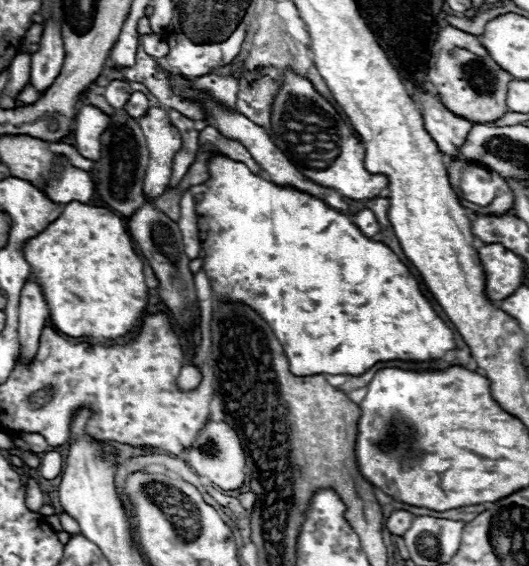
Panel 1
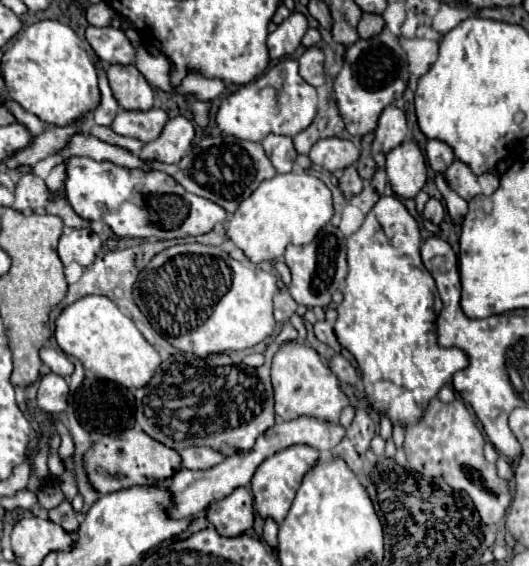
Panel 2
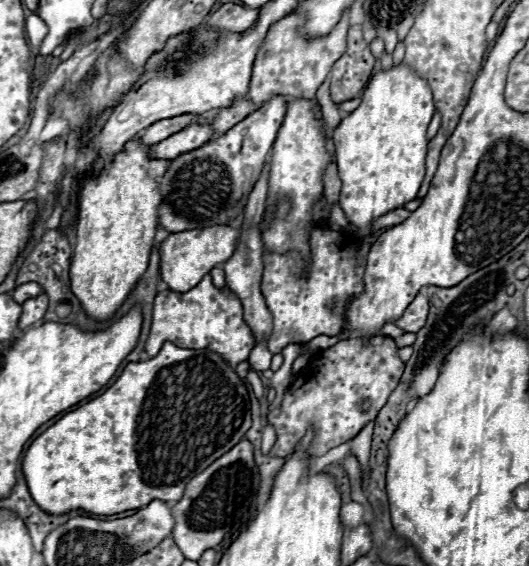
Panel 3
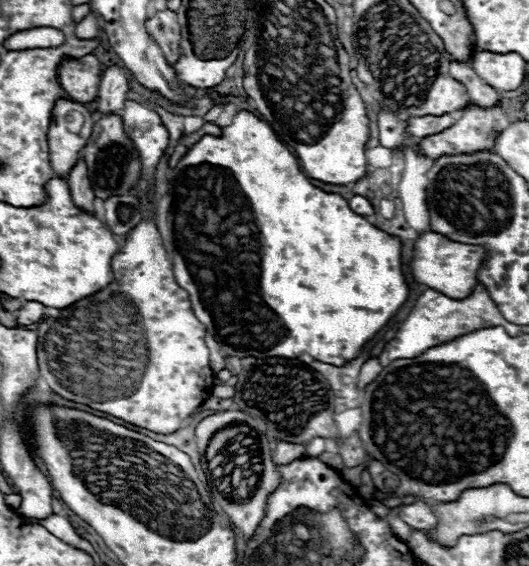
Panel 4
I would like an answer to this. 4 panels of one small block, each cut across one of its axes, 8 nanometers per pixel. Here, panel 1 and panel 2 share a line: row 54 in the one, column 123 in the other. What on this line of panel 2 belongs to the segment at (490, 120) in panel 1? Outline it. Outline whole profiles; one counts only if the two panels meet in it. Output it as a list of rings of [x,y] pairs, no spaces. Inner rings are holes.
[[[124,430],[116,434],[114,440],[102,436],[100,442],[94,442],[90,450],[84,454],[84,470],[90,486],[98,494],[110,494],[132,486],[156,486],[156,482],[164,482],[174,476],[182,468],[180,454],[156,440],[152,440],[142,430]]]

